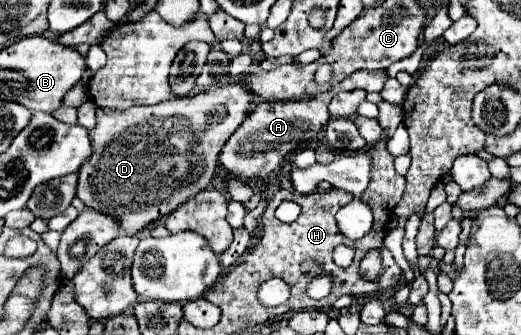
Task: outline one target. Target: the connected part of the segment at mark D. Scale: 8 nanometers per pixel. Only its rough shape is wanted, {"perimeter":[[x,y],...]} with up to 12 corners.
{"perimeter":[[255,95],[97,109],[85,207],[127,235],[209,187]]}

